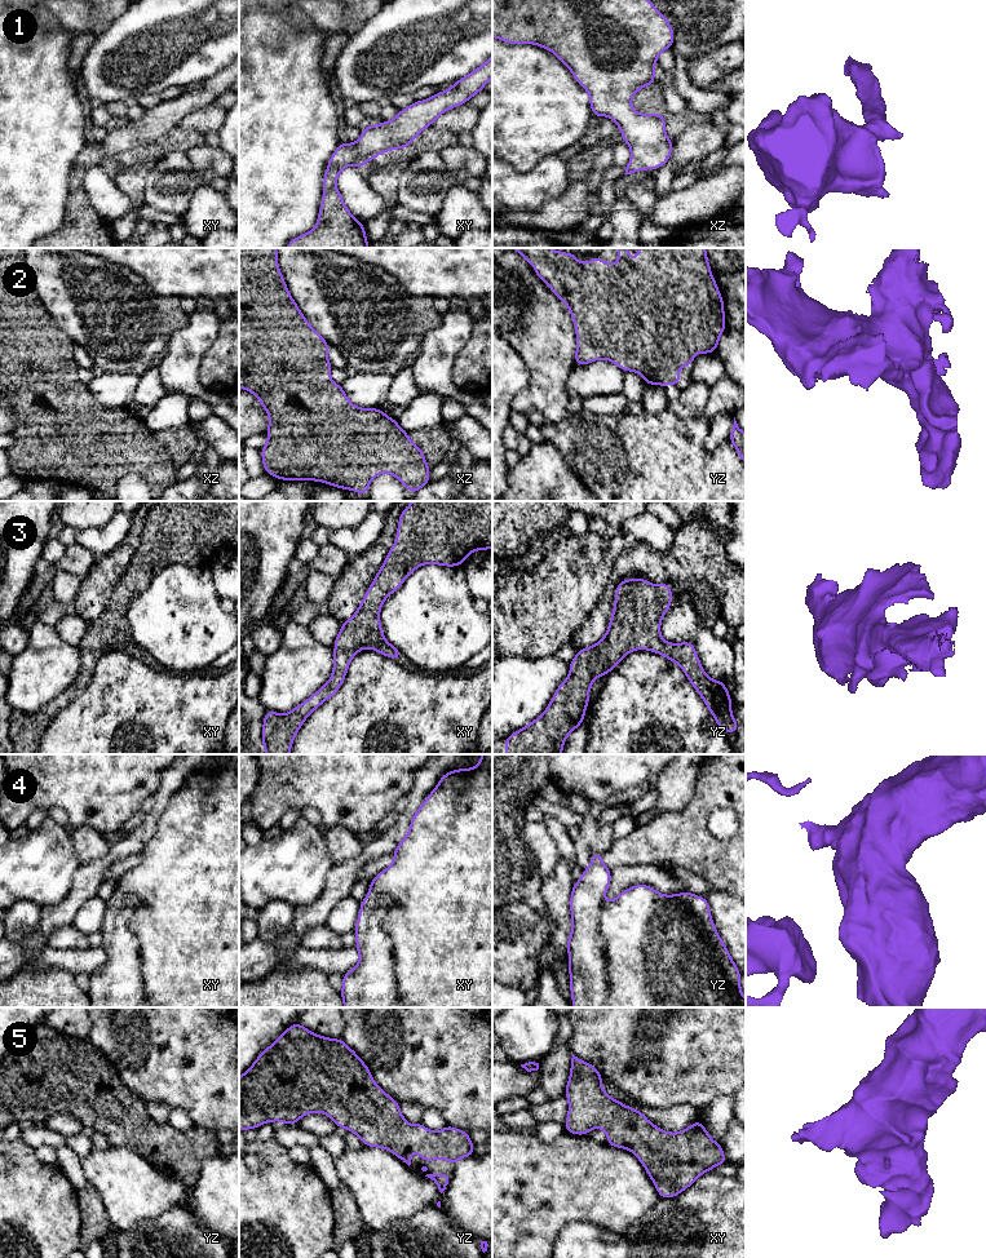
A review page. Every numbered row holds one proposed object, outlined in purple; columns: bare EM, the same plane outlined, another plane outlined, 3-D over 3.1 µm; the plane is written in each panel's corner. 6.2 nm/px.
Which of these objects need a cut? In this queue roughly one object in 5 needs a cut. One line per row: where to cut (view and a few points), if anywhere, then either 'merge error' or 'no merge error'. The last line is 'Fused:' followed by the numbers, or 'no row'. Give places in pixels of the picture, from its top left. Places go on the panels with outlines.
1: cut none; no merge error
2: cut none; no merge error
3: cut none; no merge error
4: cut none; no merge error
5: cut none; no merge error
Fused: no row

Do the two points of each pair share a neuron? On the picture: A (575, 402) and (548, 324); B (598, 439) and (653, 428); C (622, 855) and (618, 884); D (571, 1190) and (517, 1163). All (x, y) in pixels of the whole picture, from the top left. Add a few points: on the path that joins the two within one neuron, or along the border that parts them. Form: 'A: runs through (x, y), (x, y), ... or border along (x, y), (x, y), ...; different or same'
A: border along (570, 398), (566, 413); different
B: runs through (611, 441), (640, 441); same
C: border along (651, 866), (617, 866), (611, 871); different
D: runs through (558, 1183), (538, 1183), (530, 1175); same

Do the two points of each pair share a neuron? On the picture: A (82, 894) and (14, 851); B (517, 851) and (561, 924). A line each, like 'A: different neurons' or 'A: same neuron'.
A: different neurons
B: different neurons

